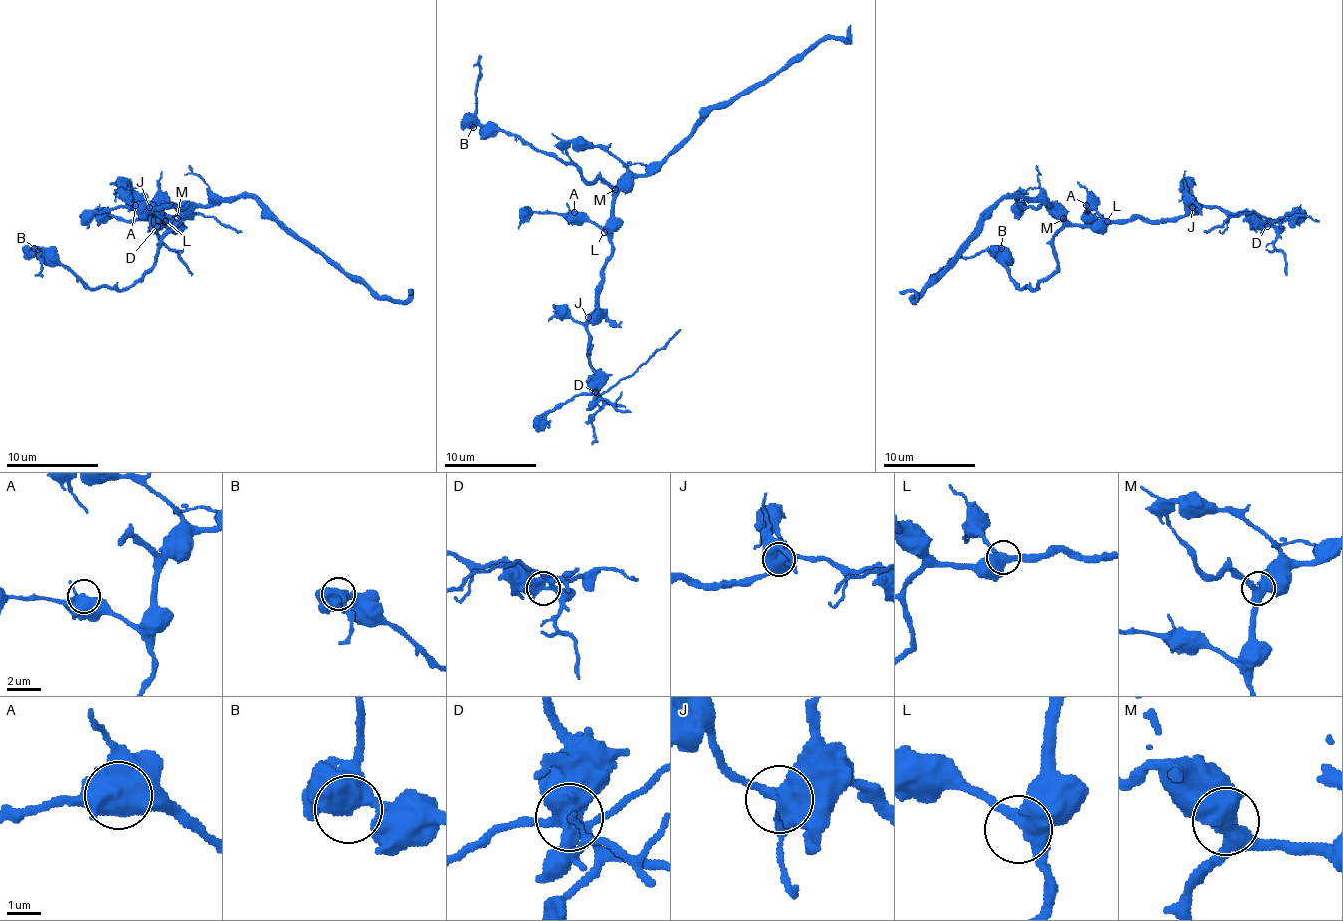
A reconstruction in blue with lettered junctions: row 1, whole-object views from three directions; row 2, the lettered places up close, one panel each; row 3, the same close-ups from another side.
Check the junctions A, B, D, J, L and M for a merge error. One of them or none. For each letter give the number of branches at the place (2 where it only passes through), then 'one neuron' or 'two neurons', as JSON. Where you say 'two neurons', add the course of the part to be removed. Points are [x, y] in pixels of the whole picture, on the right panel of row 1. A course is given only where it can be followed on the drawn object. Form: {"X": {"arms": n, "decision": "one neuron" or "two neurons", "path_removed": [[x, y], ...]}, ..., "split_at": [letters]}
{"A": {"arms": 3, "decision": "one neuron"}, "B": {"arms": 2, "decision": "one neuron"}, "D": {"arms": 5, "decision": "two neurons", "path_removed": [[1267, 225], [1267, 218], [1251, 212], [1228, 216], [1203, 232]]}, "J": {"arms": 3, "decision": "one neuron"}, "L": {"arms": 3, "decision": "one neuron"}, "M": {"arms": 3, "decision": "one neuron"}, "split_at": ["D"]}

